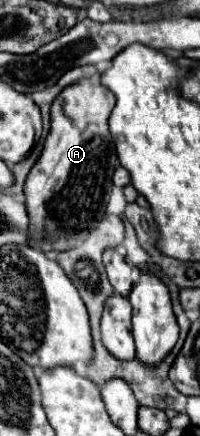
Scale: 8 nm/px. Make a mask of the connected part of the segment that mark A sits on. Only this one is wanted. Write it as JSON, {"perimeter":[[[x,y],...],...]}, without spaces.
{"perimeter":[[[83,79],[83,83],[75,83],[73,87],[65,87],[51,109],[51,131],[45,139],[43,151],[27,175],[25,181],[25,207],[29,215],[29,245],[49,251],[67,251],[77,247],[87,239],[87,235],[99,225],[105,215],[109,195],[111,195],[111,175],[117,167],[115,143],[107,129],[107,119],[115,107],[115,95],[103,87],[101,83],[93,83]]]}

